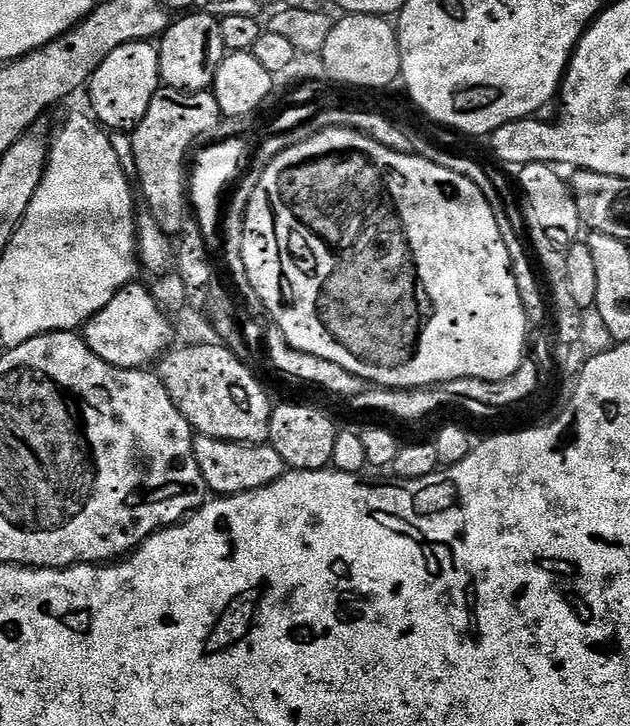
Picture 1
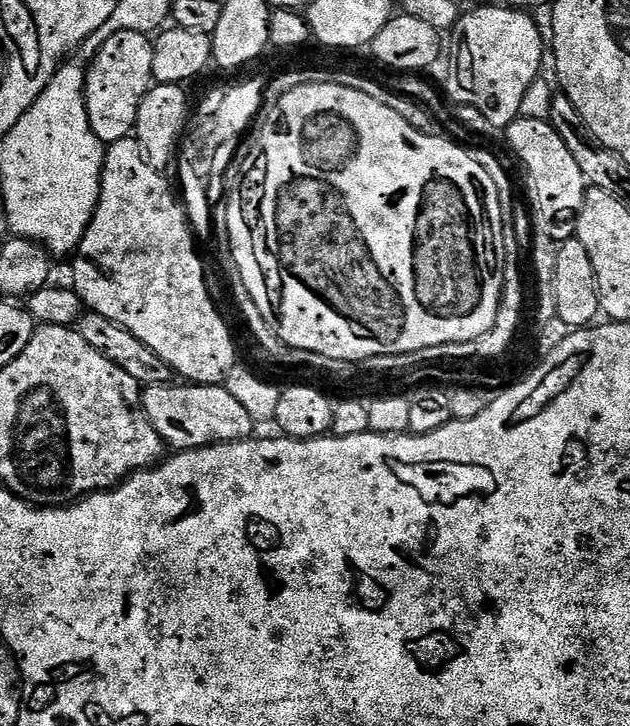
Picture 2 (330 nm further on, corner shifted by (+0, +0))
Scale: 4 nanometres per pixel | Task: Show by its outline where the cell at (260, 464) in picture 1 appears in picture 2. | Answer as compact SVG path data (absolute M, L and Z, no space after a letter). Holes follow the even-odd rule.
M155 384L142 392L144 413L169 449L189 452L215 444L233 444L253 435L254 423L249 411L224 384L178 384Z

